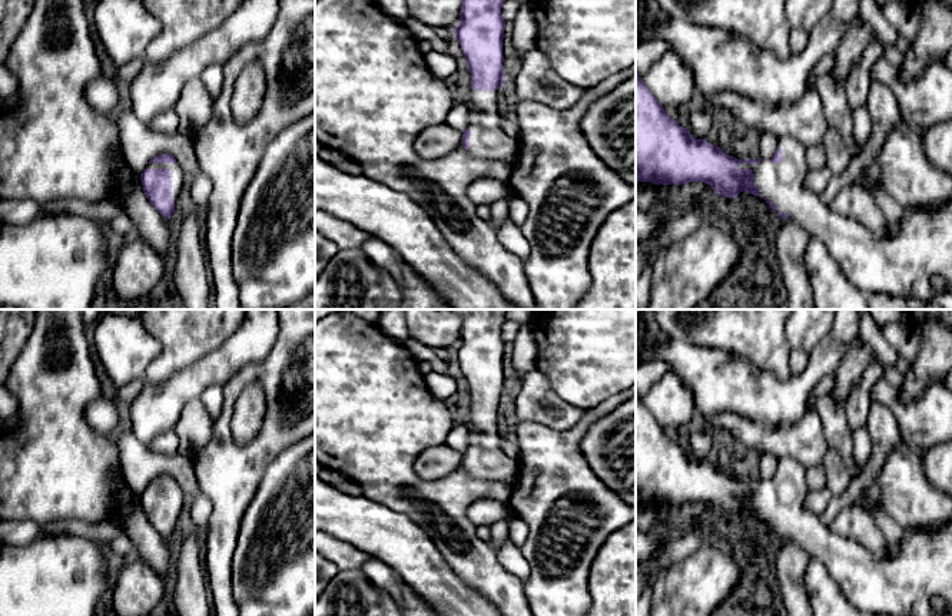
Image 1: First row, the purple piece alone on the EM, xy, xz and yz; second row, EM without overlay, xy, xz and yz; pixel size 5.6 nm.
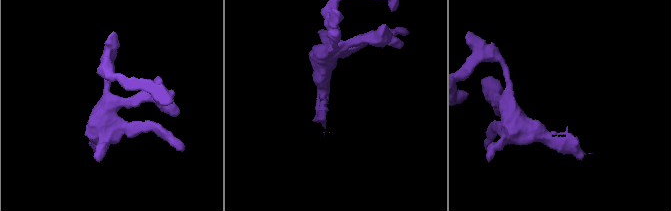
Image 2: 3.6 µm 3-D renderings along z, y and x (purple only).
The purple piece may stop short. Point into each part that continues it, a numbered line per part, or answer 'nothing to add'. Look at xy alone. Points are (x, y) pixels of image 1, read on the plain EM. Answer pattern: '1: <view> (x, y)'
1: xy (178, 497)

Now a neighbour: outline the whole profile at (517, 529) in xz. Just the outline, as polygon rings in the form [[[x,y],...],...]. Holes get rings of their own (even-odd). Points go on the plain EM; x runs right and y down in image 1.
[[[518,517],[507,520],[508,523],[508,539],[521,547],[528,537],[528,526]]]

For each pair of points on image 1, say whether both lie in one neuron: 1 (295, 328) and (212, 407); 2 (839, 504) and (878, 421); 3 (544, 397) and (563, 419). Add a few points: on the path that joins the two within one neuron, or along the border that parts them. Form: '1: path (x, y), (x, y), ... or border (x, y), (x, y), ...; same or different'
1: border (222, 387), (222, 408), (214, 421); different
2: path (858, 484), (876, 462), (879, 441); same
3: path (547, 403), (557, 413); same

